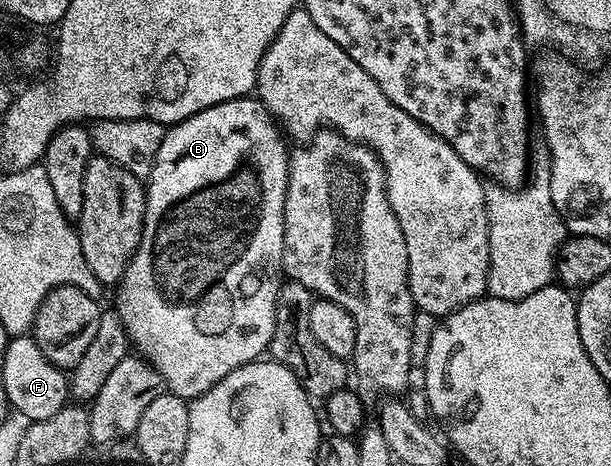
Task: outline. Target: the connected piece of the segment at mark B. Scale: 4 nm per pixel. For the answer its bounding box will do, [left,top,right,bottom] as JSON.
[115,96,290,400]

